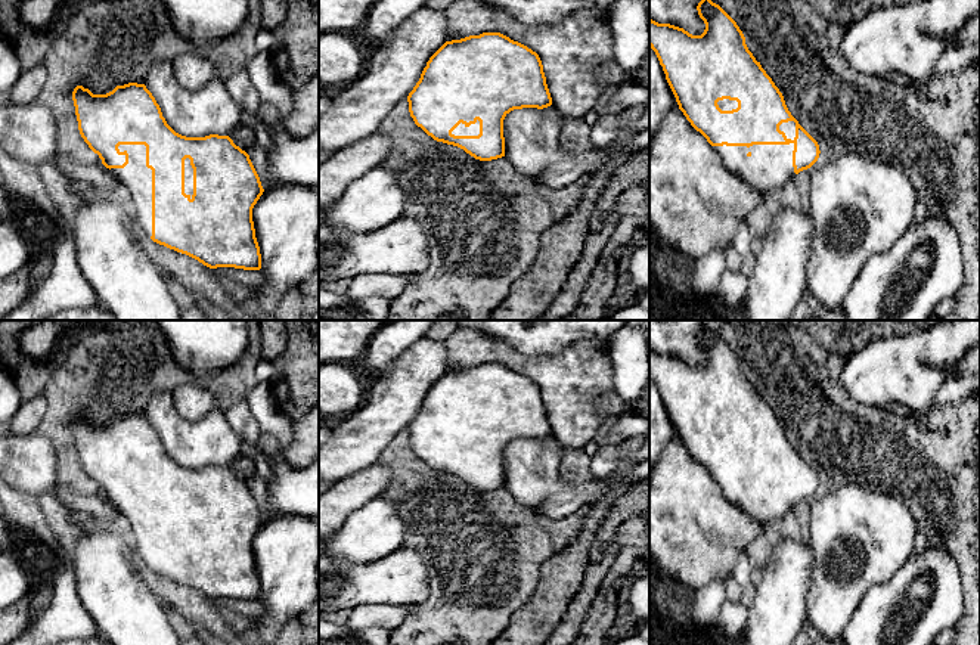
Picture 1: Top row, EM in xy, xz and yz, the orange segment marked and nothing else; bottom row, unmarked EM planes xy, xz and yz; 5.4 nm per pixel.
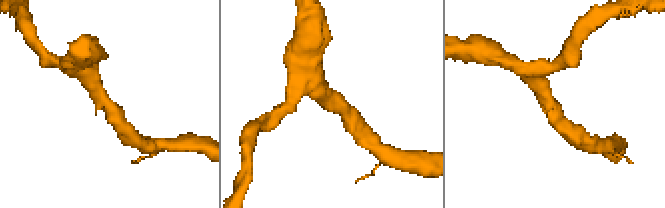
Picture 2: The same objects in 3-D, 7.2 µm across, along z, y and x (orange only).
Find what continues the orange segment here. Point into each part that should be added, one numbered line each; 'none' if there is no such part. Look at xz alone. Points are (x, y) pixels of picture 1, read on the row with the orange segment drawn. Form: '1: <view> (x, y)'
1: xz (474, 129)

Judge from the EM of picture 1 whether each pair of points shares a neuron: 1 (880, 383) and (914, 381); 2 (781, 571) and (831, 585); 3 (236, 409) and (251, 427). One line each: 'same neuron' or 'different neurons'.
1: same neuron
2: different neurons
3: same neuron

